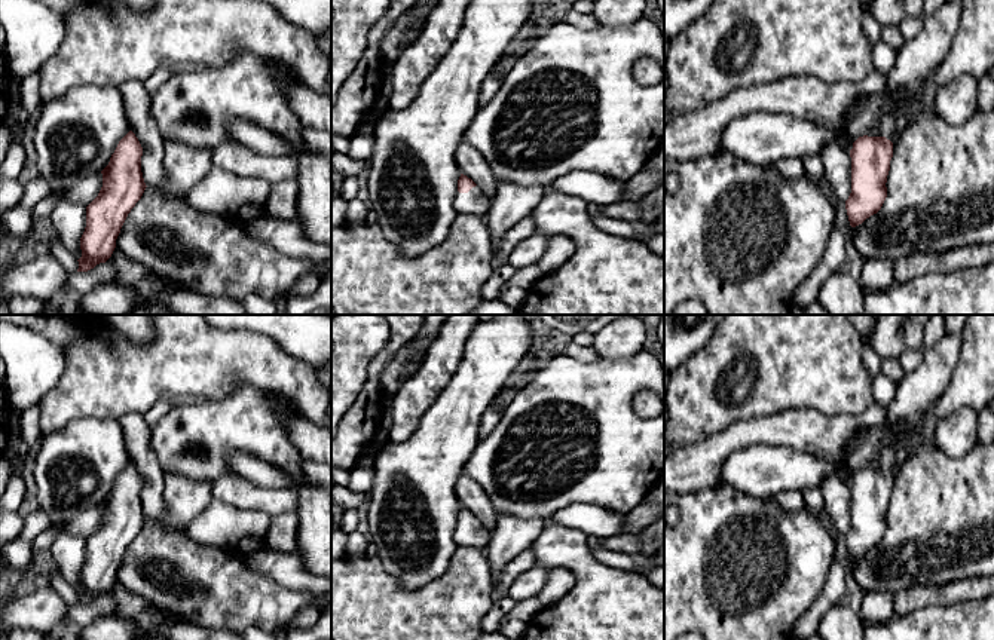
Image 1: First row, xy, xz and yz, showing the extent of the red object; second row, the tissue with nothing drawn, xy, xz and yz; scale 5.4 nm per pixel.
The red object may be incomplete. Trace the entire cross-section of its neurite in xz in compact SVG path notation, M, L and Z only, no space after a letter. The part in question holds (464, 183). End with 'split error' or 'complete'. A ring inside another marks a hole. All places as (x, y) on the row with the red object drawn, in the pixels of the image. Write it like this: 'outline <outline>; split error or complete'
outline M461 174L453 202L453 208L458 214L474 214L484 218L492 205L492 199L492 193L484 192L471 178Z; split error

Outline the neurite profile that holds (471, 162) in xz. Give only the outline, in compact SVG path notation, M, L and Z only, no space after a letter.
M465 138L461 141L455 160L461 174L471 178L484 192L495 192L496 181L487 160Z

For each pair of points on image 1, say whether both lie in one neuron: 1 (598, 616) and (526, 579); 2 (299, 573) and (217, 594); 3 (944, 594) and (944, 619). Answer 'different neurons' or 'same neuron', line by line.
1: different neurons
2: different neurons
3: different neurons

